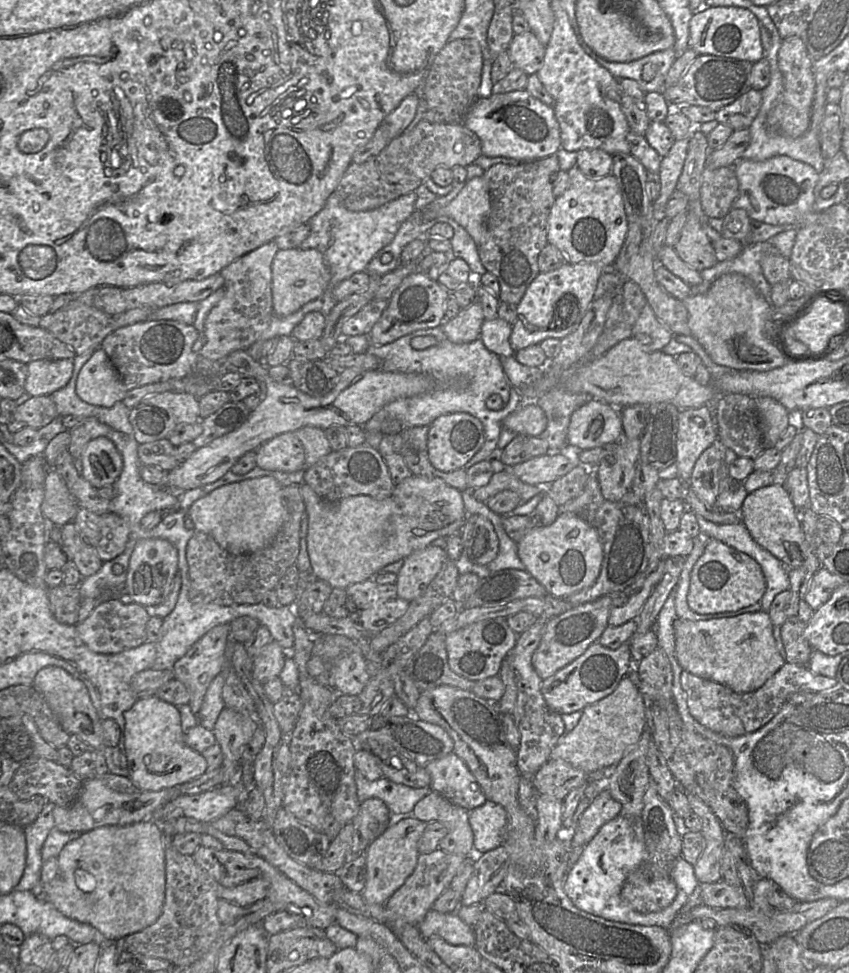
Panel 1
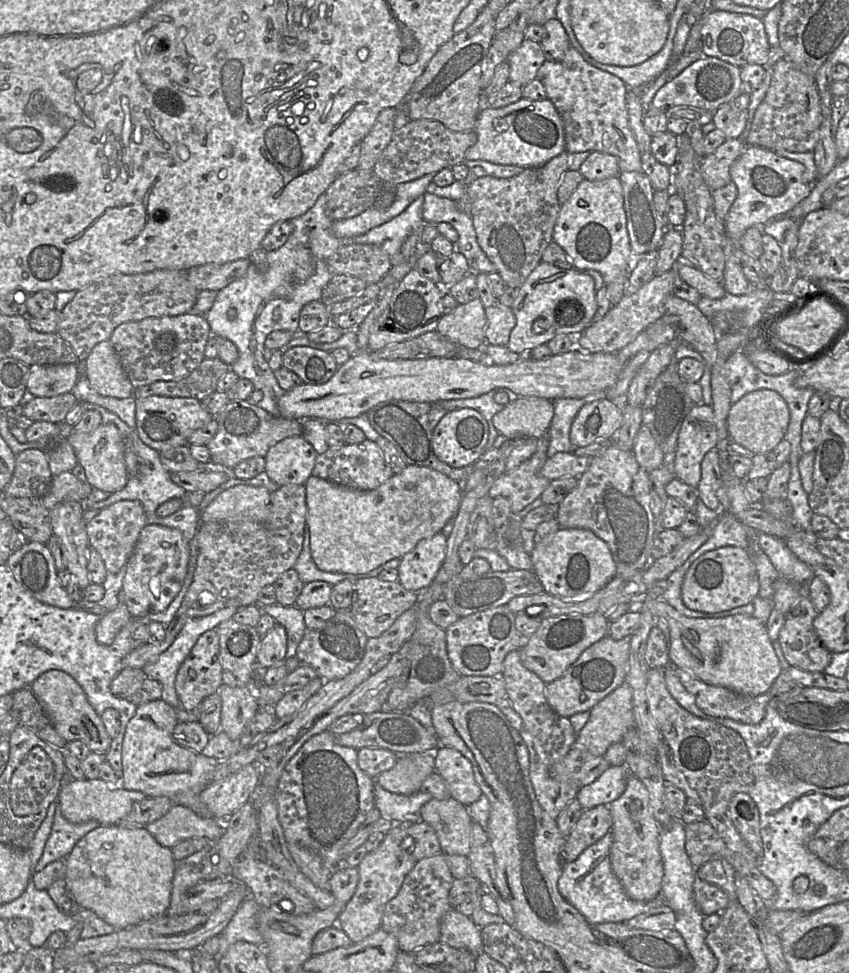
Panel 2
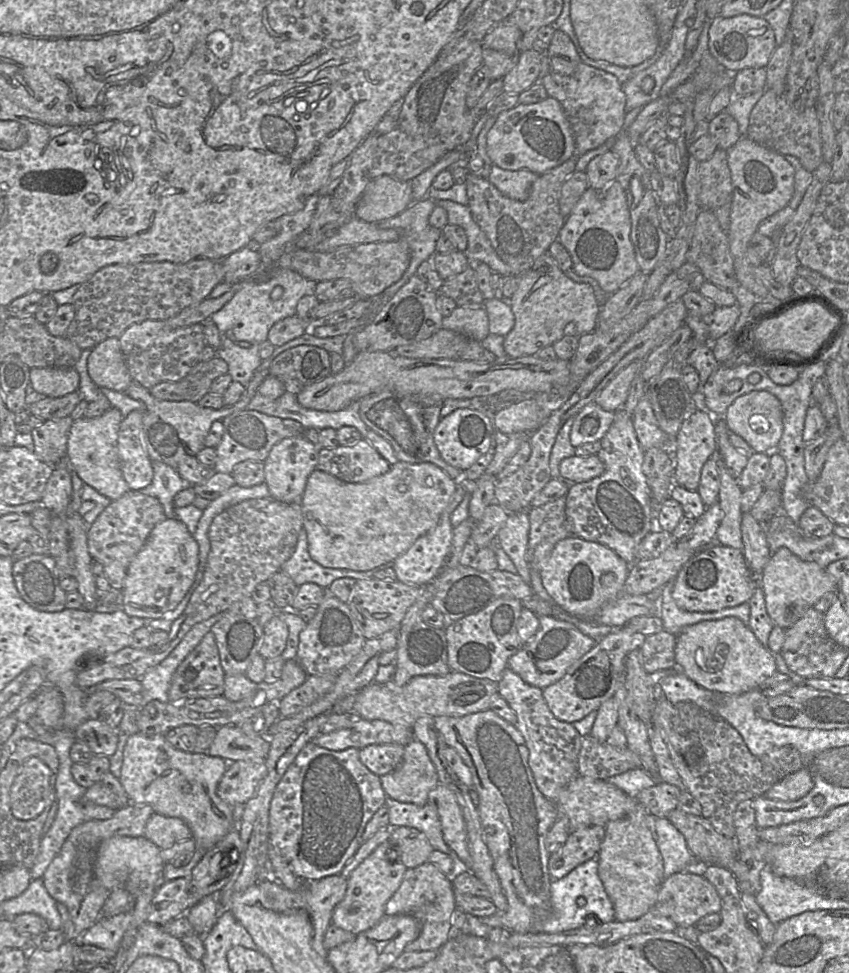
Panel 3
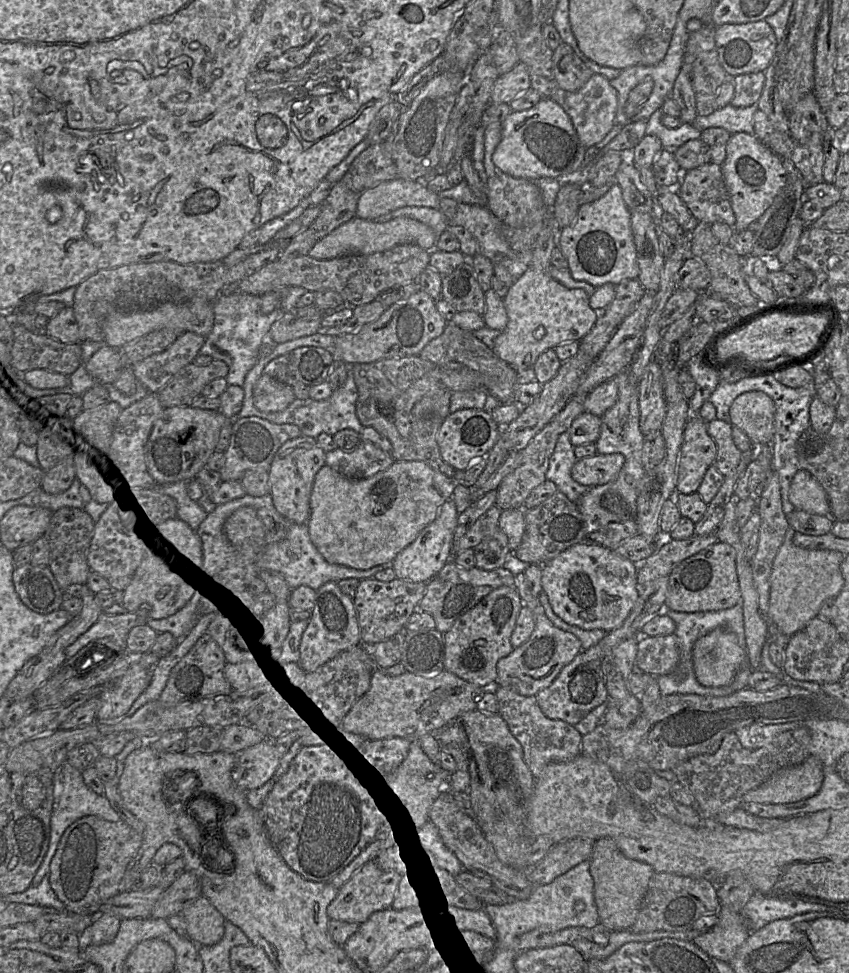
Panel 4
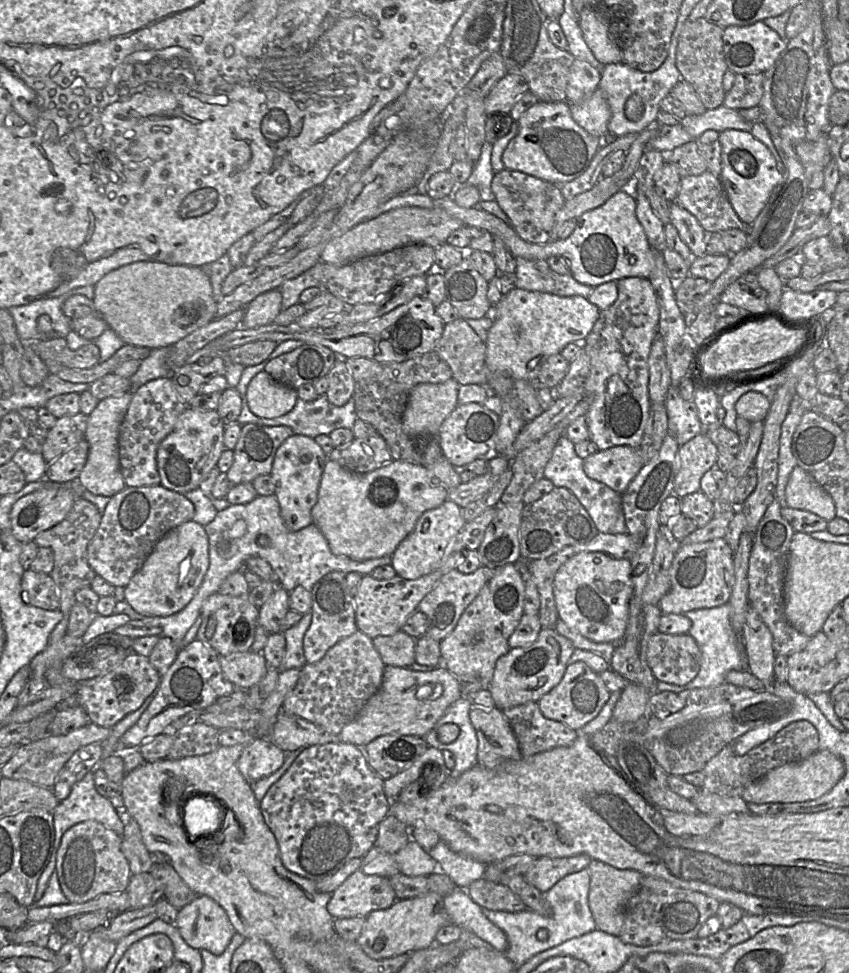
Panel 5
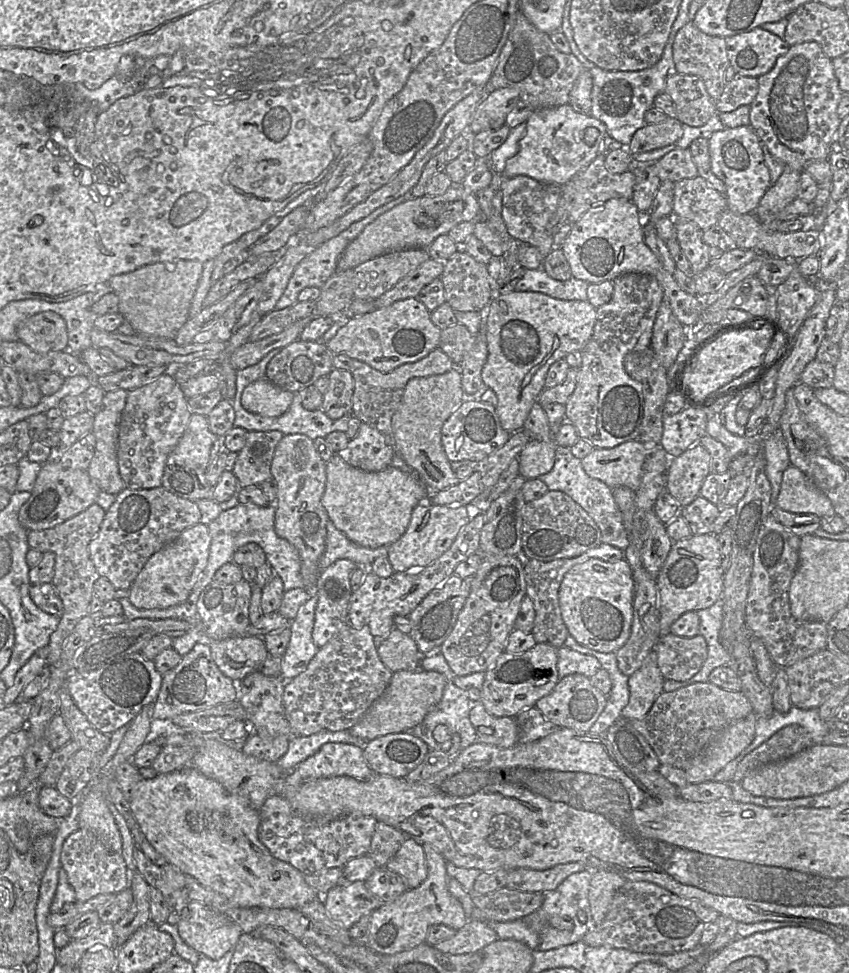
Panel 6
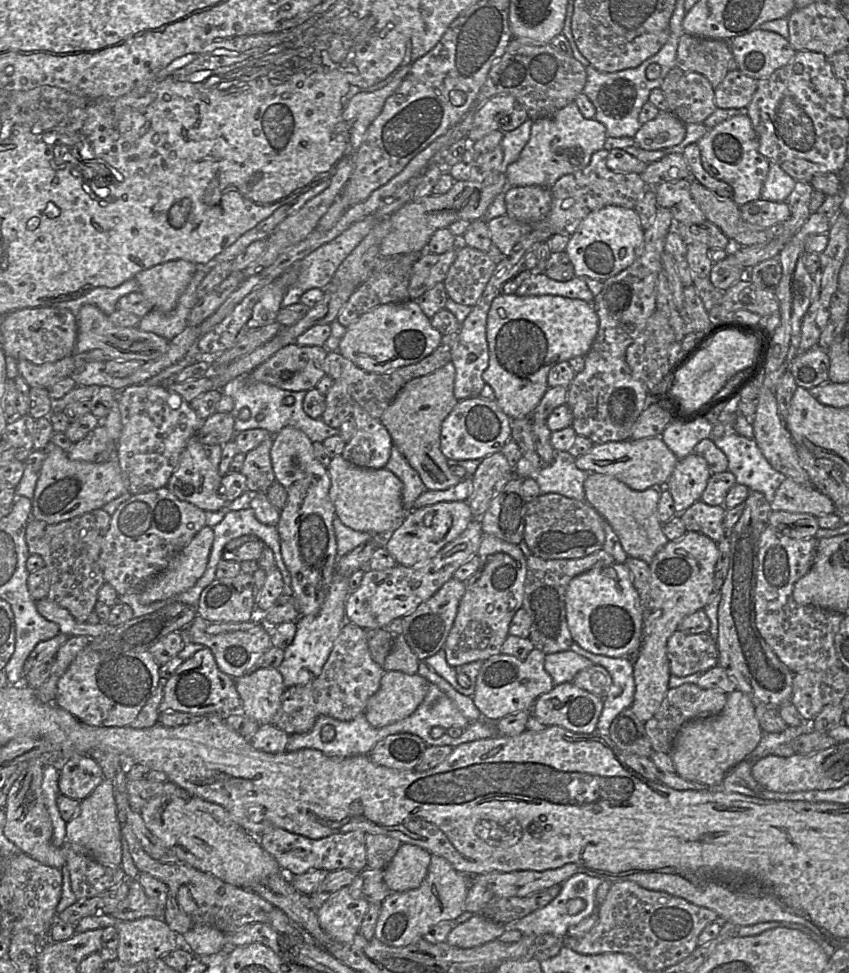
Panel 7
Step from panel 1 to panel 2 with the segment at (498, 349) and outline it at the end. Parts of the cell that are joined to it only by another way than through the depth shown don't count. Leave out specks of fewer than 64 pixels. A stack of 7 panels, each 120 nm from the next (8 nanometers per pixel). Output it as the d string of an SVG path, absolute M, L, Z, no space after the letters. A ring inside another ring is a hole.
M496 303L485 308L485 316L487 318L486 344L507 346L510 333L516 325L516 319L511 308Z

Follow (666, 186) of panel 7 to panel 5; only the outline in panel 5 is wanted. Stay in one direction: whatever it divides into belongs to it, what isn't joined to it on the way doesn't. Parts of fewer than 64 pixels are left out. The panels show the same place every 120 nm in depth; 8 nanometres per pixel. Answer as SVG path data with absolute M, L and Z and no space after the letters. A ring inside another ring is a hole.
M709 170L683 177L675 202L694 215L707 233L750 226L738 217L720 177Z

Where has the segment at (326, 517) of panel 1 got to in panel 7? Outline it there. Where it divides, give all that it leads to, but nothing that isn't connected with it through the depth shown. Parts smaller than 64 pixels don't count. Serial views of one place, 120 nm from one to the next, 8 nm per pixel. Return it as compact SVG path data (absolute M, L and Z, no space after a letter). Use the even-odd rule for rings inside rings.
M341 455L331 459L327 468L331 479L329 497L335 507L336 517L356 531L388 536L404 521L407 513L402 503L403 483L388 469L358 467Z

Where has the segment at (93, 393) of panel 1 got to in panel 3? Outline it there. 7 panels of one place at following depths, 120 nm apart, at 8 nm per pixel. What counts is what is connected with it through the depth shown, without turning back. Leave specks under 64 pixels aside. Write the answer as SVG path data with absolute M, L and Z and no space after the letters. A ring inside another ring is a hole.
M107 338L92 348L87 359L88 373L99 388L126 392L132 382L119 338Z

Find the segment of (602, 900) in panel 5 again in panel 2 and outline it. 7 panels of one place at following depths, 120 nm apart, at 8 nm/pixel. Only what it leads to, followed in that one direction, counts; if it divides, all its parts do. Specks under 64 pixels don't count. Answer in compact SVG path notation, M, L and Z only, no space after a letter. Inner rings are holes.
M631 775L622 795L609 804L613 824L610 863L626 895L635 901L651 901L661 893L663 863L659 851L661 828L652 815L649 794L644 784Z

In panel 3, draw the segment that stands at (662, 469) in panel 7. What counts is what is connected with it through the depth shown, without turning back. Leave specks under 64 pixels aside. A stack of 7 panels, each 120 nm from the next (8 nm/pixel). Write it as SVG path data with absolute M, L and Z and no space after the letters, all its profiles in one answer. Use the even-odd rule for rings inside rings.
M597 455L565 458L559 465L561 479L570 484L590 481L605 471L605 466Z

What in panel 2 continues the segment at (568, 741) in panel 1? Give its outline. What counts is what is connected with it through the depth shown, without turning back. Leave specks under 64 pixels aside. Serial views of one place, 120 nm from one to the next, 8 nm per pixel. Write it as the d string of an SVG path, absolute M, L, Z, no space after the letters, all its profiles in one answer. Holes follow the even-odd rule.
M624 682L611 693L595 704L585 726L577 733L575 744L582 745L596 756L604 756L608 747L623 739L626 731L634 725L633 695L630 687Z

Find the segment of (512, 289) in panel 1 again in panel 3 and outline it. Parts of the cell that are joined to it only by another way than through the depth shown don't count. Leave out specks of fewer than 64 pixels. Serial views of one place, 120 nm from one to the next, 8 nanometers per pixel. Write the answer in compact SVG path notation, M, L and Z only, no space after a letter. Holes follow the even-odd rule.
M574 156L539 175L525 201L505 196L488 179L469 171L465 184L472 217L499 258L511 269L513 276L520 277L531 269L538 257L548 251L554 241L558 241L559 232L566 219L559 208L561 188L565 180L575 172L576 159Z

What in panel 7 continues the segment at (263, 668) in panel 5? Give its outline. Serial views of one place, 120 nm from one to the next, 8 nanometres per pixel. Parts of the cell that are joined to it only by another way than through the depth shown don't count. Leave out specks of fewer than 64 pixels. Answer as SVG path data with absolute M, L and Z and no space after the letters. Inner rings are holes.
M196 616L193 621L180 631L186 642L203 644L208 647L216 660L217 666L223 673L234 680L247 673L261 655L271 646L271 629L265 623L258 624L248 631L235 631L217 635L208 634L205 630L210 621Z

